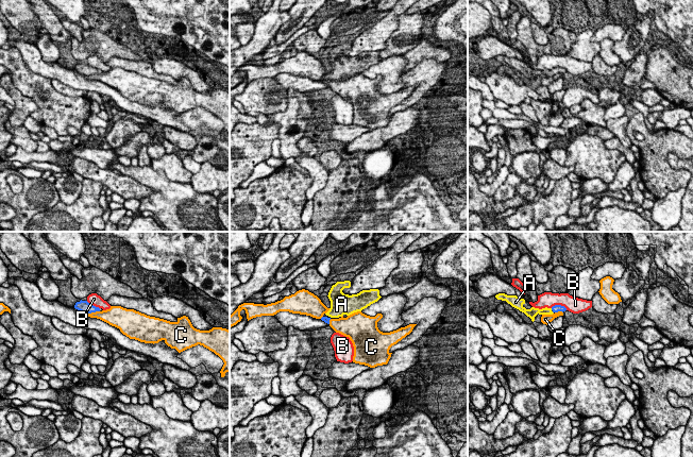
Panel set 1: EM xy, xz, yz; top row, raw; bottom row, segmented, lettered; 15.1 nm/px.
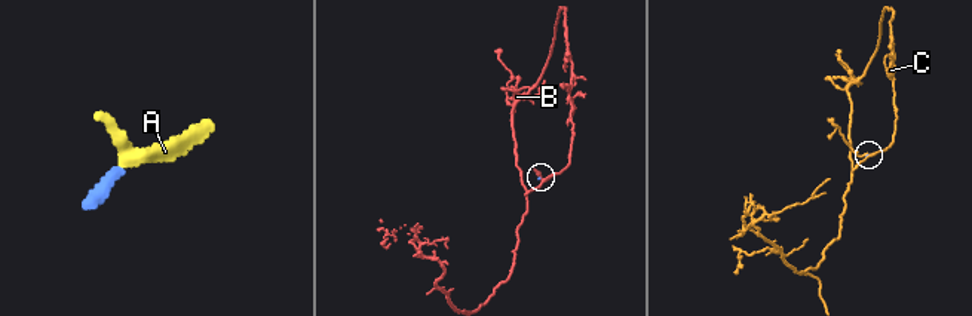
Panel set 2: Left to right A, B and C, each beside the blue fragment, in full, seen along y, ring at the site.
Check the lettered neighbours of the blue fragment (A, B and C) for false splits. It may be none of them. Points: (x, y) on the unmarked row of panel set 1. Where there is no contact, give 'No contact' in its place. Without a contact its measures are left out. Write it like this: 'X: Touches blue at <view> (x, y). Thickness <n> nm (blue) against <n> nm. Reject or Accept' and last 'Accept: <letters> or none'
A: No contact. Accept
B: Touches blue at yz (559, 67). Thickness 120 nm (blue) against 240 nm. Reject
C: Touches blue at xy (93, 73). Thickness 180 nm (blue) against 220 nm. Reject
Accept: A

